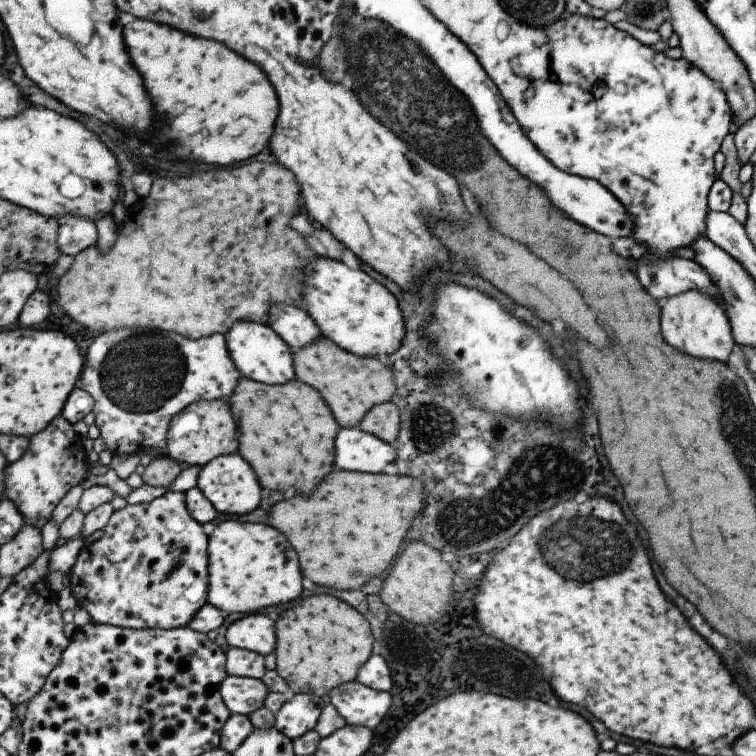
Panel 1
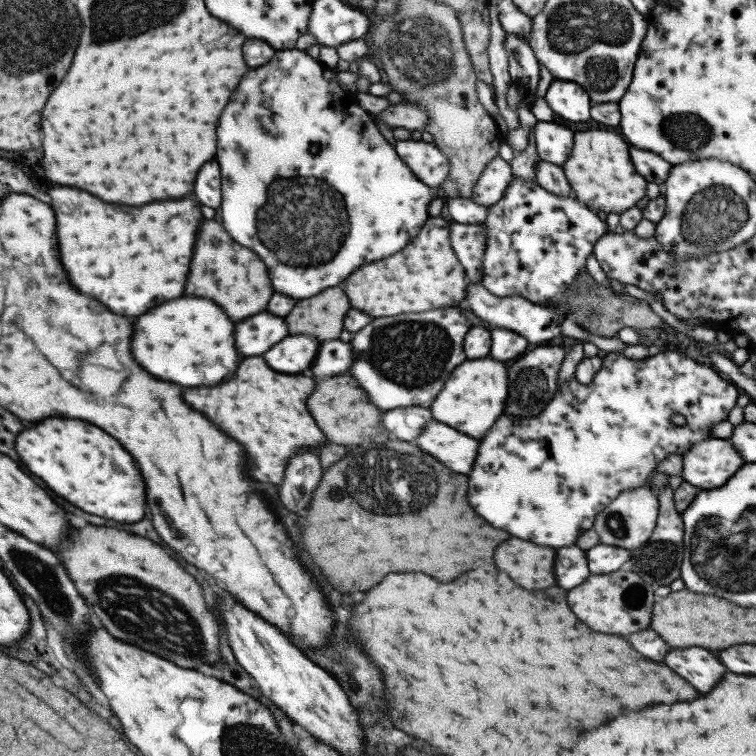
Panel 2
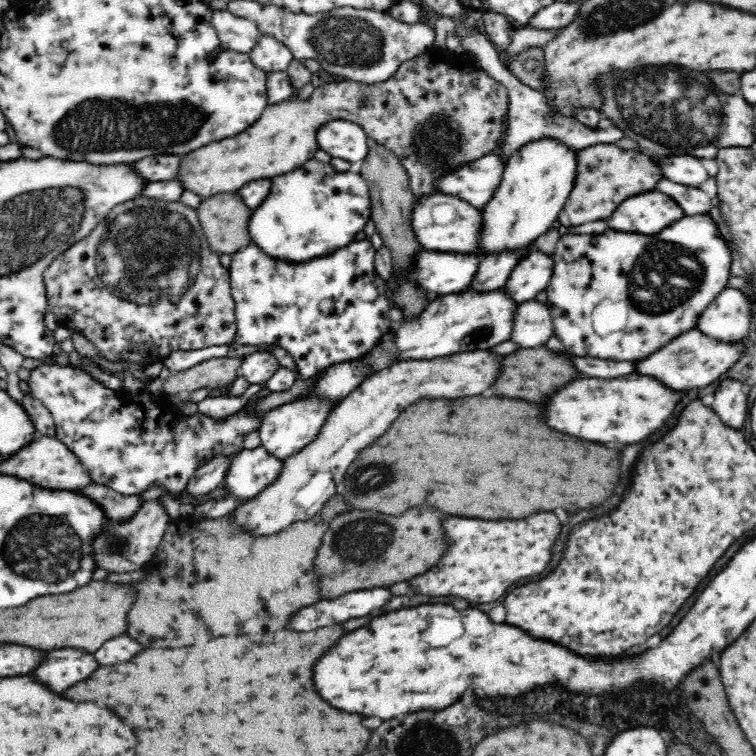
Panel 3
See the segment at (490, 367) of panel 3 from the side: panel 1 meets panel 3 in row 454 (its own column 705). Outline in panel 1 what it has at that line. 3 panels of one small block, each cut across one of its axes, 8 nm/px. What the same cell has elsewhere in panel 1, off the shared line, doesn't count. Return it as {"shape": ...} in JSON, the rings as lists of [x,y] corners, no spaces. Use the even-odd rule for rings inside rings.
{"shape":[[[697,289],[667,297],[660,307],[659,322],[662,339],[695,358],[726,364],[726,358],[735,344],[722,306],[713,297]]]}

